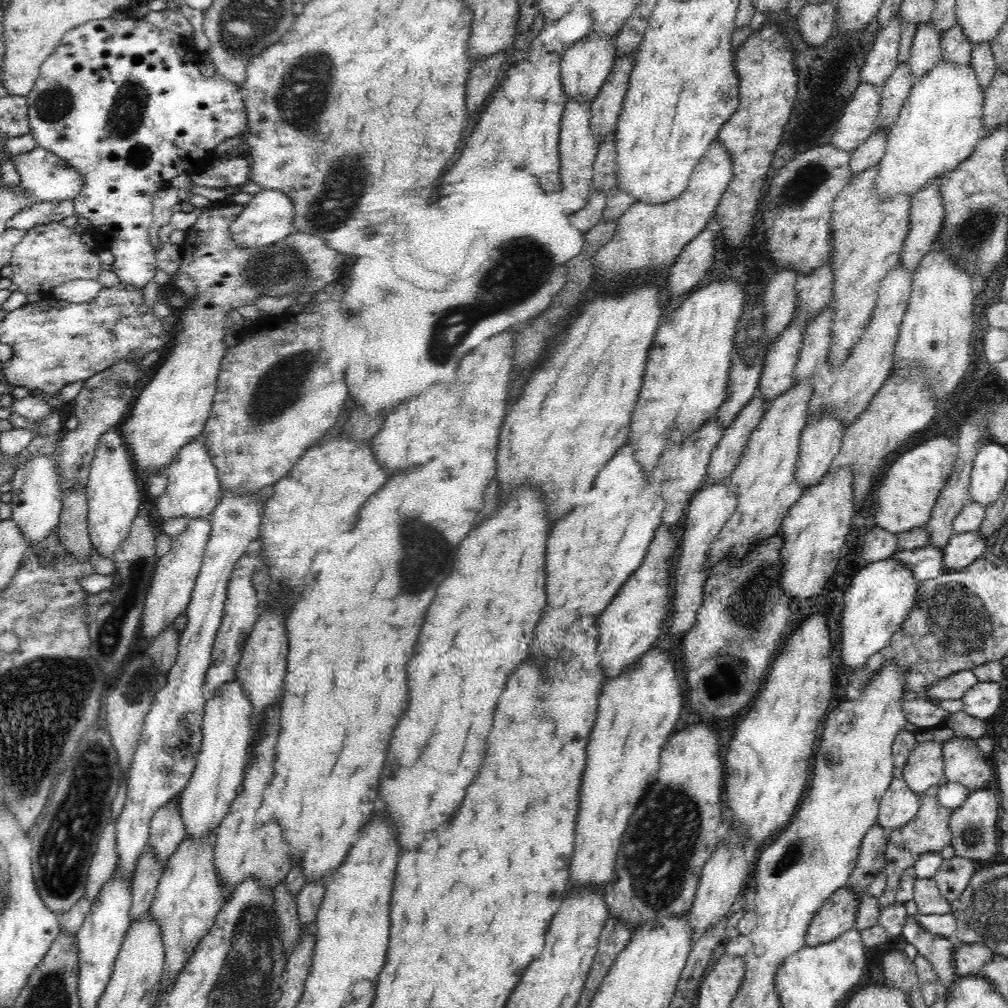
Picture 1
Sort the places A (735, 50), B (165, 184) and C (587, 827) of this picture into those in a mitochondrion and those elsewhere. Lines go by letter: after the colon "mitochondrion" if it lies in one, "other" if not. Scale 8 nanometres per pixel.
A: other
B: other
C: other

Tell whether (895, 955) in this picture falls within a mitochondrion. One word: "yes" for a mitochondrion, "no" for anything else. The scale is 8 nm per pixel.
no

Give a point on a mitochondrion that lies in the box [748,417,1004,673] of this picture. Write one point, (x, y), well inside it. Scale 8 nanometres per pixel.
(959, 620)

